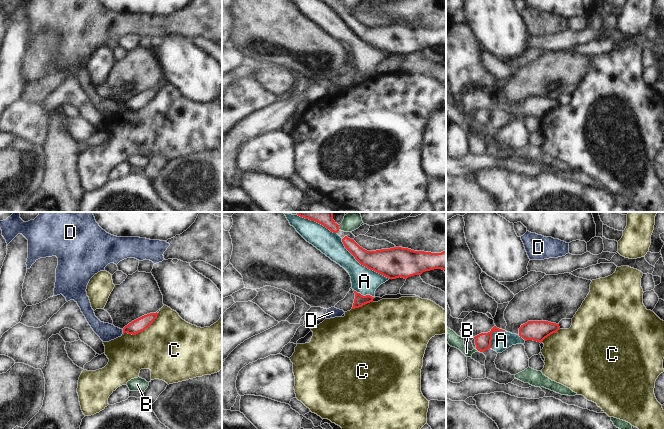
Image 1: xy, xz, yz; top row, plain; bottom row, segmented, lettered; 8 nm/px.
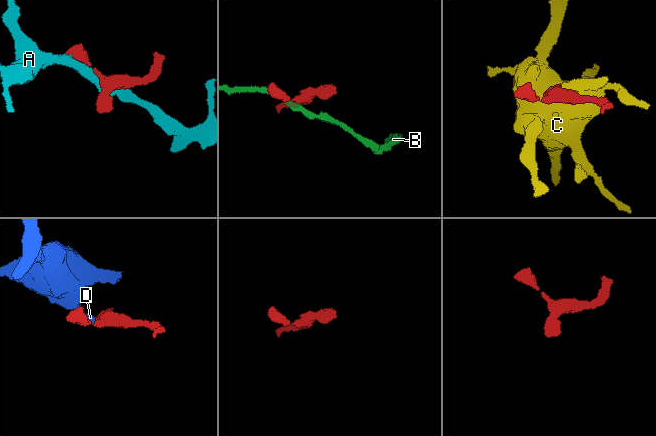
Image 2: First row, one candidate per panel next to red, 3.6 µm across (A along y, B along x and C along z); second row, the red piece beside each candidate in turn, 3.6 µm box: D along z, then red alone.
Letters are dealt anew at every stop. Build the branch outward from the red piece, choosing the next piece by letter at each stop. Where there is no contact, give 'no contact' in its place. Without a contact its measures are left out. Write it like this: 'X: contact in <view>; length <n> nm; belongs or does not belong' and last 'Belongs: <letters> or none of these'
A: contact in xz; length 500 nm; does not belong
B: contact in yz; length 50 nm; does not belong
C: contact in xy; length 340 nm; does not belong
D: contact in xy; length 30 nm; does not belong
Belongs: none of these

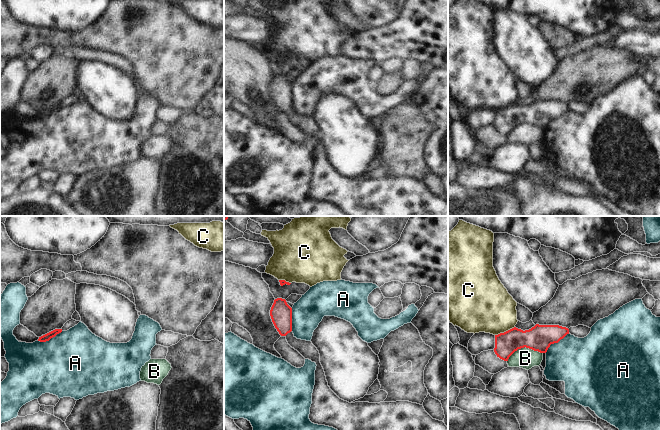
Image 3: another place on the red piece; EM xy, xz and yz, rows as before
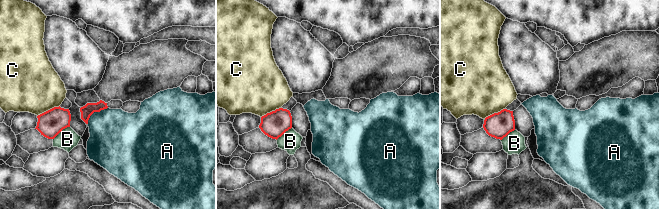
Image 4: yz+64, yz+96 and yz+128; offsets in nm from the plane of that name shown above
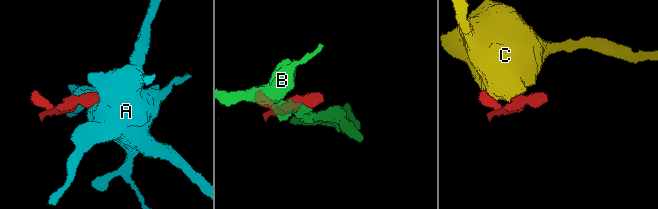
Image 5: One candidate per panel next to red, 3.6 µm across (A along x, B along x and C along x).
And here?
A: contact in yz; length 260 nm; does not belong
B: contact in yz; length 300 nm; does not belong
C: contact in yz; length 180 nm; does not belong
Belongs: none of these

